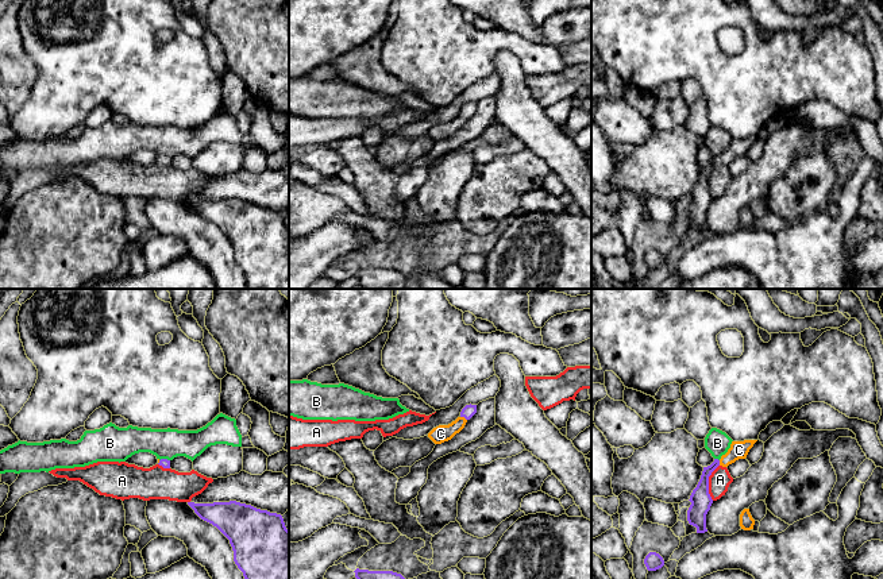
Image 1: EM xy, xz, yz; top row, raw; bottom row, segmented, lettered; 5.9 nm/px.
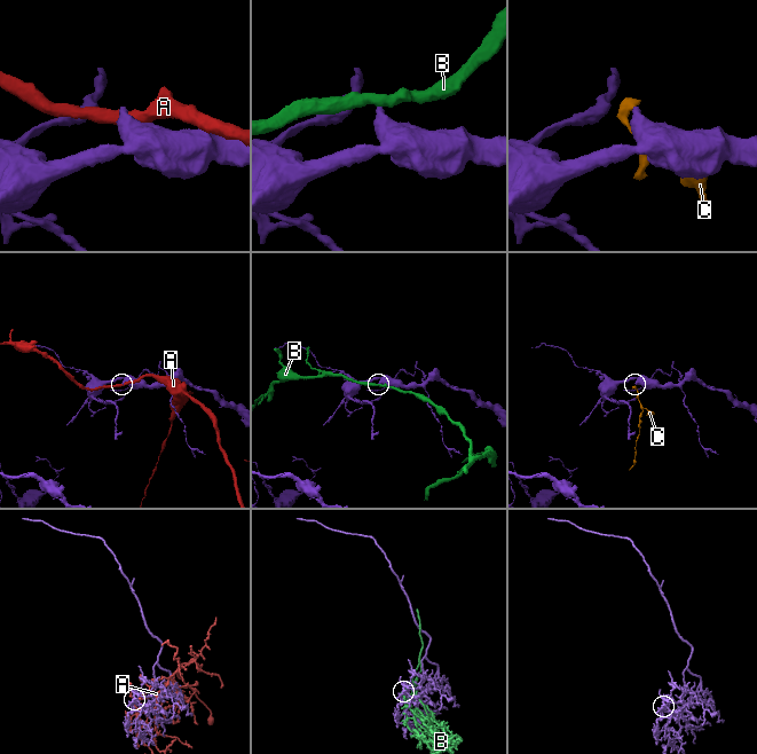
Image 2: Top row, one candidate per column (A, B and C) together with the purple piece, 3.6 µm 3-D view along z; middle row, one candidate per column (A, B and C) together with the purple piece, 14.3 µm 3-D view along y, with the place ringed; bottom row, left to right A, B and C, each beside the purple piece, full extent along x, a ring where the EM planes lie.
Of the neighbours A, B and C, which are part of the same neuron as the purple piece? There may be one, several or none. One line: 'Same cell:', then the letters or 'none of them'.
Same cell: C

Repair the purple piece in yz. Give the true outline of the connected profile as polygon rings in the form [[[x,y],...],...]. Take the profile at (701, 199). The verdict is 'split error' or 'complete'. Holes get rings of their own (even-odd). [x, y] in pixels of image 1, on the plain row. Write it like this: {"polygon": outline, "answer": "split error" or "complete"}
{"polygon": [[[757,138],[732,139],[730,146],[720,158],[714,157],[710,163],[703,165],[701,177],[690,193],[689,198],[691,202],[687,208],[687,219],[697,225],[697,231],[707,229],[706,212],[713,201],[709,192],[709,174],[718,163],[728,165],[739,157],[745,157],[756,139]]], "answer": "split error"}

